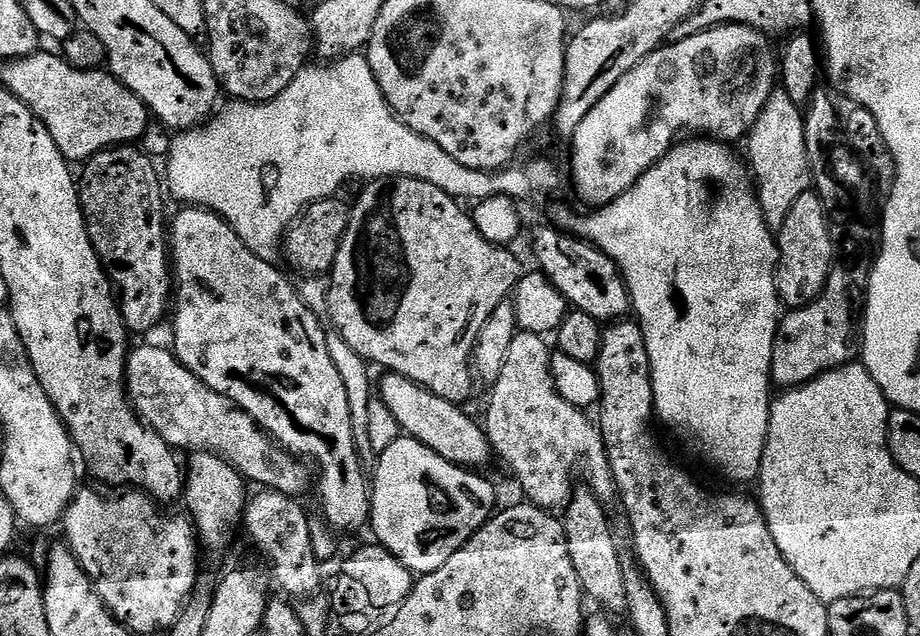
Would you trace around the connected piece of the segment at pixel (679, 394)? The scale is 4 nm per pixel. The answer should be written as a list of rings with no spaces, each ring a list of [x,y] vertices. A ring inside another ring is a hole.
[[[700,138],[704,140],[684,140],[673,144],[664,155],[626,194],[614,198],[609,204],[597,207],[589,216],[575,216],[568,208],[560,208],[553,214],[551,223],[561,230],[567,230],[571,235],[587,242],[594,248],[600,249],[620,268],[624,284],[628,288],[628,296],[632,300],[632,312],[638,321],[646,350],[650,358],[652,371],[652,407],[657,421],[669,424],[680,431],[684,440],[697,444],[704,451],[704,456],[725,476],[736,484],[748,484],[760,475],[760,459],[766,446],[768,437],[768,423],[772,413],[774,399],[774,385],[772,383],[772,355],[776,341],[778,317],[781,315],[782,301],[776,294],[776,265],[780,263],[780,249],[773,229],[768,227],[766,218],[762,214],[759,195],[754,191],[753,181],[750,179],[749,169],[745,161],[740,160],[731,152],[727,143],[716,138]],[[708,183],[717,188],[716,197],[712,200],[712,192]]]

